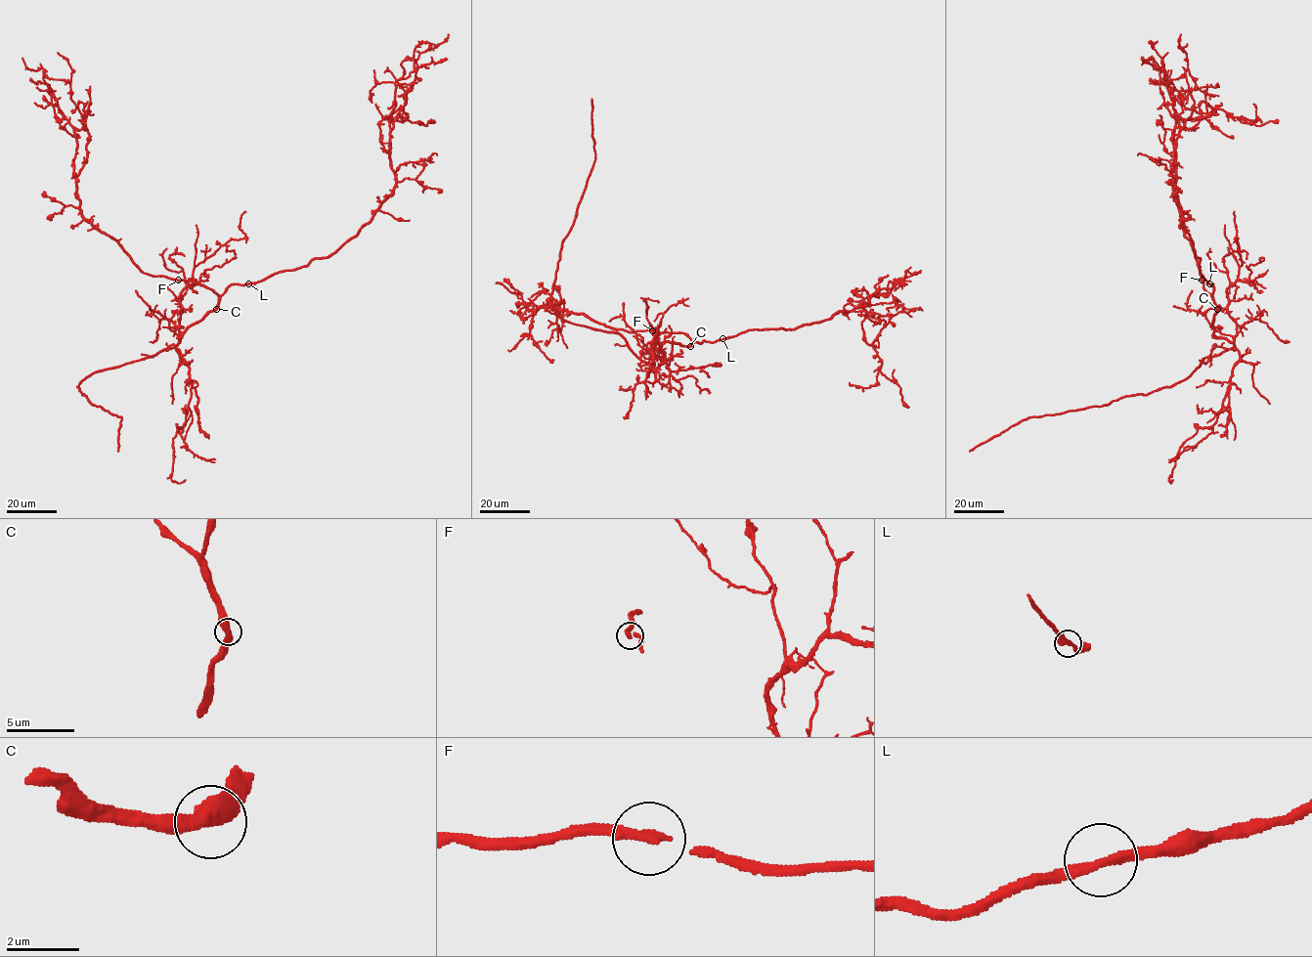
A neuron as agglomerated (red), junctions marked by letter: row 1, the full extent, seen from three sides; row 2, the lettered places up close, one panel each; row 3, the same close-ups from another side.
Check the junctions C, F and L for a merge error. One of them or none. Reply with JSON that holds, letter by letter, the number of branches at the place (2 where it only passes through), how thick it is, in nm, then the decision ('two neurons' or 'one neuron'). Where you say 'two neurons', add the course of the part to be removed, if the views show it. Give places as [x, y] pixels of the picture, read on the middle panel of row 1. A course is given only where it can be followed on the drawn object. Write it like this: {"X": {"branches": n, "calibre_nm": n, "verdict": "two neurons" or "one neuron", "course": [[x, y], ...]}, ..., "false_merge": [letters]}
{"C": {"branches": 2, "calibre_nm": 480, "verdict": "one neuron"}, "F": {"branches": 2, "calibre_nm": 260, "verdict": "one neuron"}, "L": {"branches": 2, "calibre_nm": 280, "verdict": "one neuron"}, "false_merge": []}

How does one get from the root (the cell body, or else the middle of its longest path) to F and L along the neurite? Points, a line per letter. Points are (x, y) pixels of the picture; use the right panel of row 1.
F: (1216, 309), (1213, 298), (1203, 287), (1202, 280)
L: (1216, 309), (1212, 284), (1209, 283)

